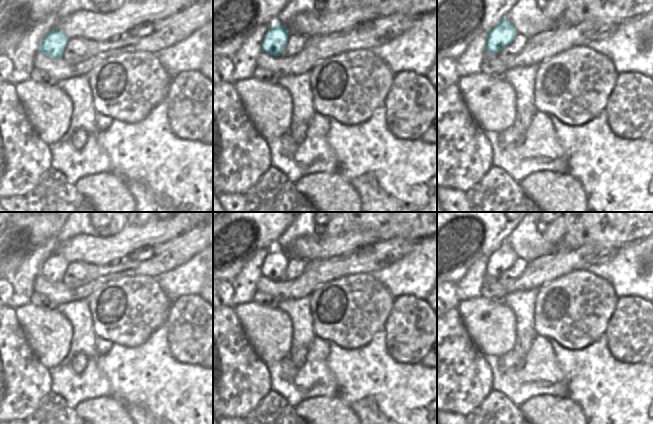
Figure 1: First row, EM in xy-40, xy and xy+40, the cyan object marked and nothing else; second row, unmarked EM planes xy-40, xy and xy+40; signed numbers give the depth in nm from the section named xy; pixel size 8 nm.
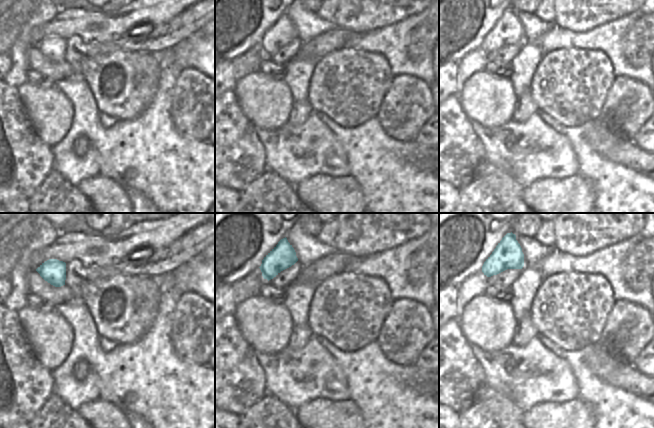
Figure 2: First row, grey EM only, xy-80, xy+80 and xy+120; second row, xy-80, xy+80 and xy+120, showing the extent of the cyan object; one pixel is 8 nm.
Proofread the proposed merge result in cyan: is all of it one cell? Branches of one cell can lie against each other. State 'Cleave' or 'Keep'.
Keep.

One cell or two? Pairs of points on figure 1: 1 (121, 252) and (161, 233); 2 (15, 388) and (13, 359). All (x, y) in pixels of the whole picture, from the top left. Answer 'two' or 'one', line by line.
1: one
2: one

